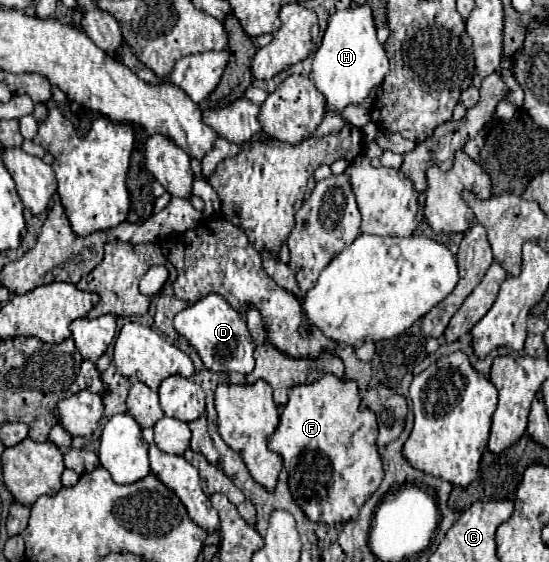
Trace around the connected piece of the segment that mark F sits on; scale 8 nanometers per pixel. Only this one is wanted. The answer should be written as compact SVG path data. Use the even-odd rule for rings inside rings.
M324 375L320 381L310 385L298 385L290 389L290 399L282 407L280 425L270 437L270 449L282 457L284 469L288 473L288 487L294 501L302 507L310 521L320 521L326 525L348 523L358 517L360 507L366 499L380 487L384 477L382 461L376 449L378 423L370 409L360 409L360 397L356 381L336 379L334 375Z

